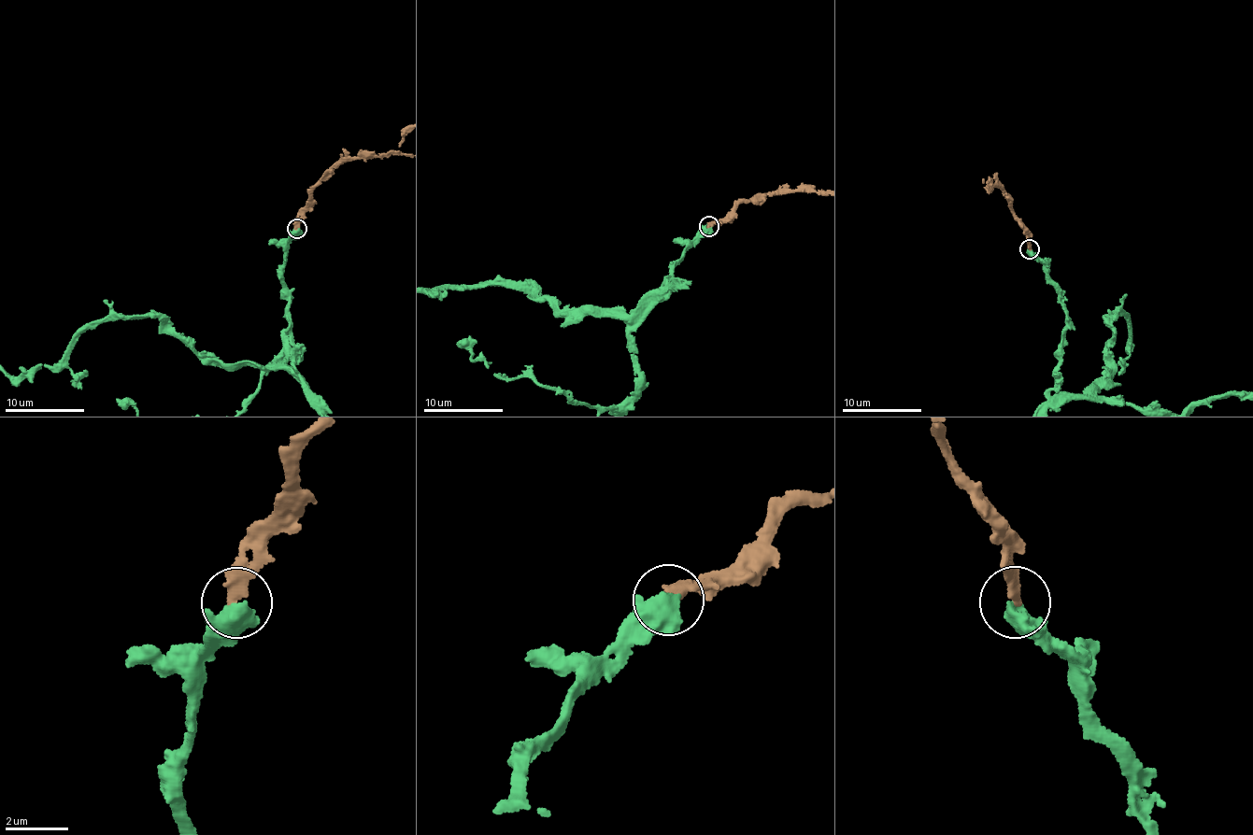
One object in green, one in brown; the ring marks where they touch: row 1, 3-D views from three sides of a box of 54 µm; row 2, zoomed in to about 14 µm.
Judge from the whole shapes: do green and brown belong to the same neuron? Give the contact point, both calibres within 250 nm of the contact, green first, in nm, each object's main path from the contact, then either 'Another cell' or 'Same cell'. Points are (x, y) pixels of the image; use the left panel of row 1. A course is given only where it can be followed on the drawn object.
Place: (296, 228). Thickness 460 nm (green) against 360 nm. Course of brown: (296, 229), (299, 210), (312, 188), (333, 168), (357, 158), (392, 154). Same cell

